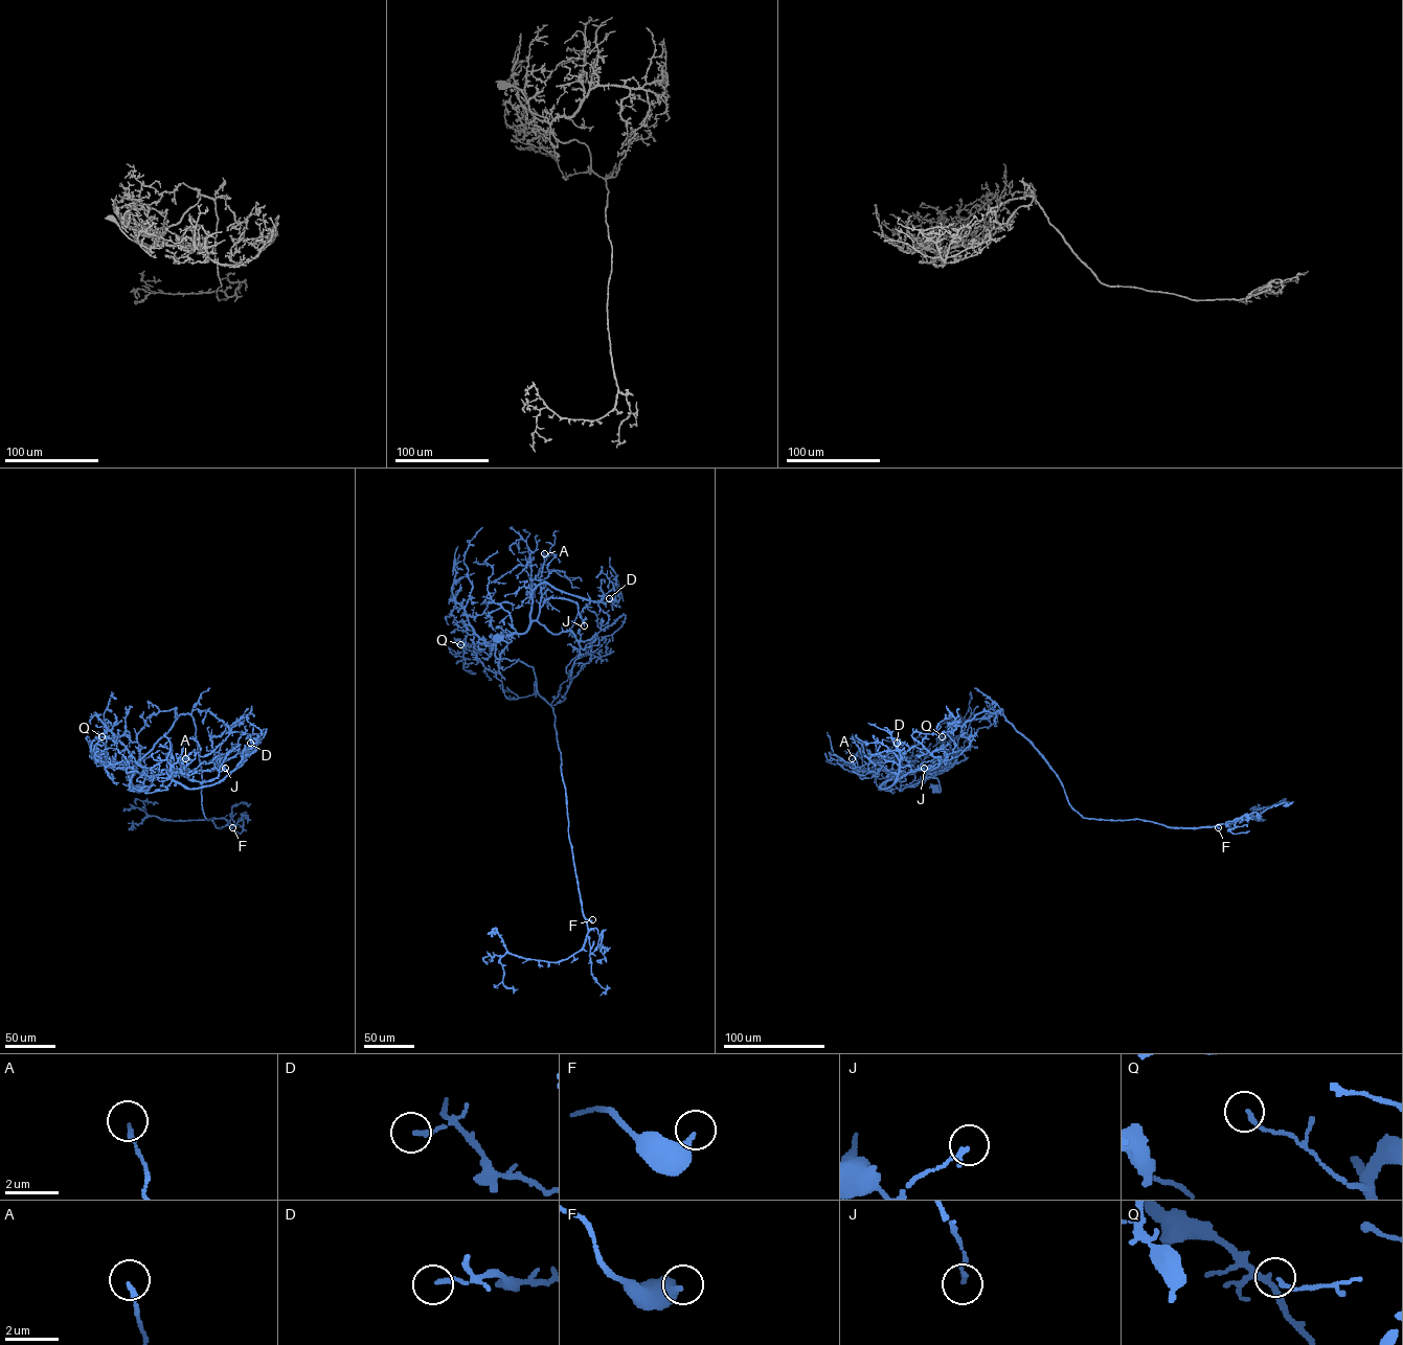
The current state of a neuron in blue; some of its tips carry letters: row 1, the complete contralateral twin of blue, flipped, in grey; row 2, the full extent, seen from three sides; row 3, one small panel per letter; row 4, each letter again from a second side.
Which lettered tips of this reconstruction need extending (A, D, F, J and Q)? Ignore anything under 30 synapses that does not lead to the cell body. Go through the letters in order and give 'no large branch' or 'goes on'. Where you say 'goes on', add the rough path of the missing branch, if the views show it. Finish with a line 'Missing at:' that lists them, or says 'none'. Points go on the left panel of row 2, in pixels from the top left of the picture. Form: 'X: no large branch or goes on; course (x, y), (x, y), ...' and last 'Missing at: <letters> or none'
A: no large branch
D: no large branch
F: goes on
J: no large branch
Q: no large branch
Missing at: F

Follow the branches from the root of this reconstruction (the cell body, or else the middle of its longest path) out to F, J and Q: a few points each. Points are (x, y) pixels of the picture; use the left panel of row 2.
F: (138, 787), (146, 792), (153, 780), (136, 764), (179, 715), (189, 713), (203, 813), (217, 827), (232, 827)
J: (138, 787), (146, 792), (153, 781), (149, 778), (173, 769), (190, 780), (209, 781), (225, 768)
Q: (138, 787), (146, 792), (151, 777), (130, 767), (111, 767), (106, 760), (106, 739), (102, 736)

